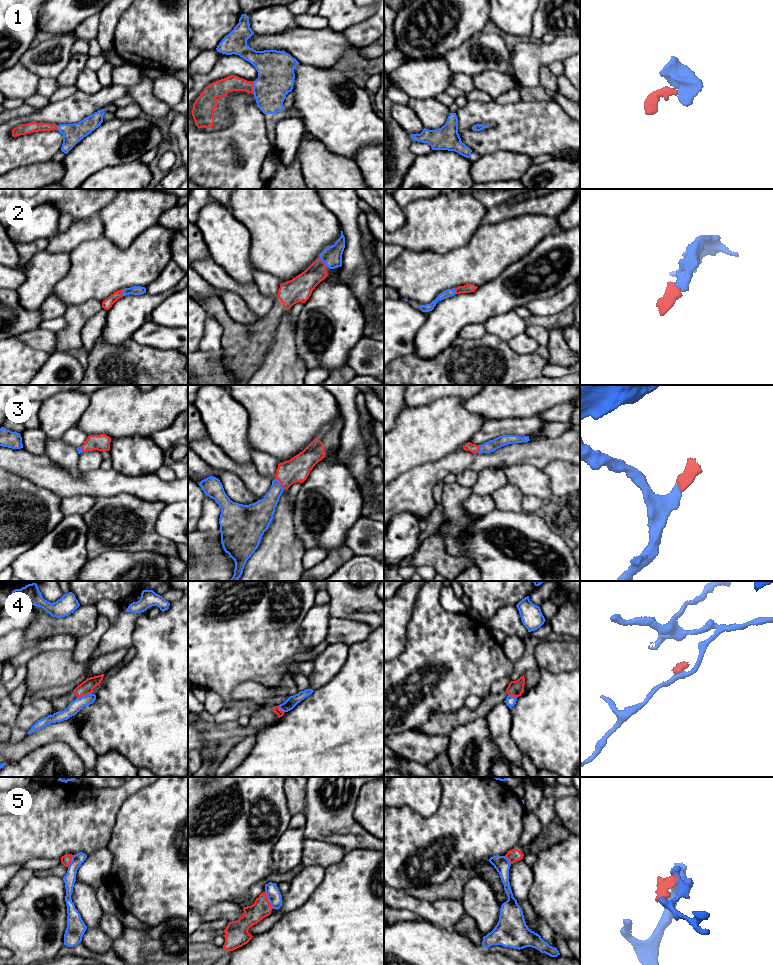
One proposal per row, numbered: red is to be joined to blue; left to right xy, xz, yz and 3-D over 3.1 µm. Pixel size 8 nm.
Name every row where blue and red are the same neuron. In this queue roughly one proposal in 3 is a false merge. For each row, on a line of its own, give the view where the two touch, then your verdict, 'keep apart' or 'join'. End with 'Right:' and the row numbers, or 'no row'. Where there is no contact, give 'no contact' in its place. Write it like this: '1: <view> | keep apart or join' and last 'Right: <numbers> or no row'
1: xz | join
2: xy | join
3: xz | join
4: xy | keep apart
5: xz | keep apart
Right: 1, 2, 3

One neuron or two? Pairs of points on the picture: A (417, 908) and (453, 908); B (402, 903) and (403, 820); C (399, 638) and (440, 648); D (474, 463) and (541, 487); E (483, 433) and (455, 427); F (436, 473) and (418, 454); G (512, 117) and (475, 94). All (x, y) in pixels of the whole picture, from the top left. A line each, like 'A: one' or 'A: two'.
A: one
B: two
C: two
D: two
E: two
F: two
G: two

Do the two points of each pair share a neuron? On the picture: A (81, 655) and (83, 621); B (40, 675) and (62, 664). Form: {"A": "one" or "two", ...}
{"A": "two", "B": "one"}

